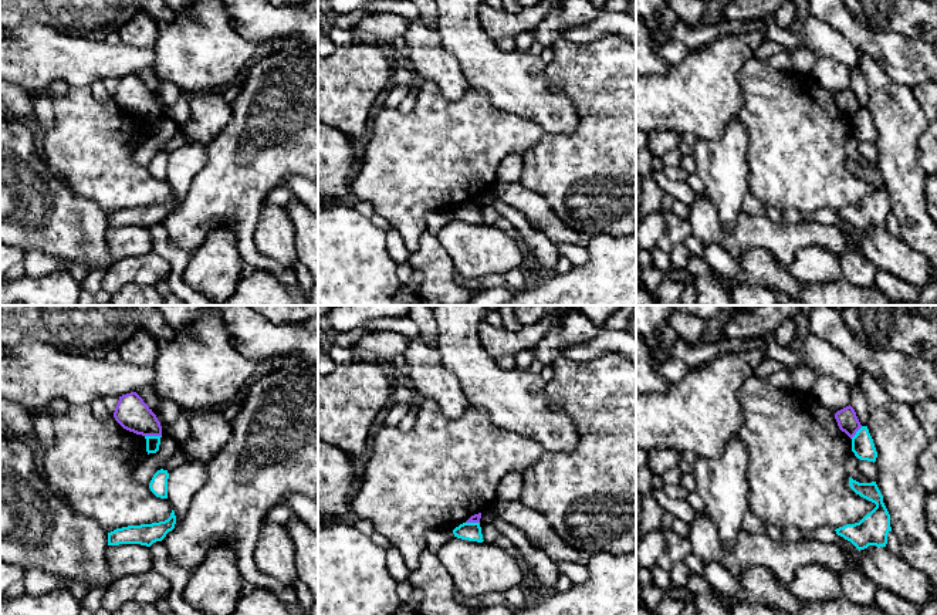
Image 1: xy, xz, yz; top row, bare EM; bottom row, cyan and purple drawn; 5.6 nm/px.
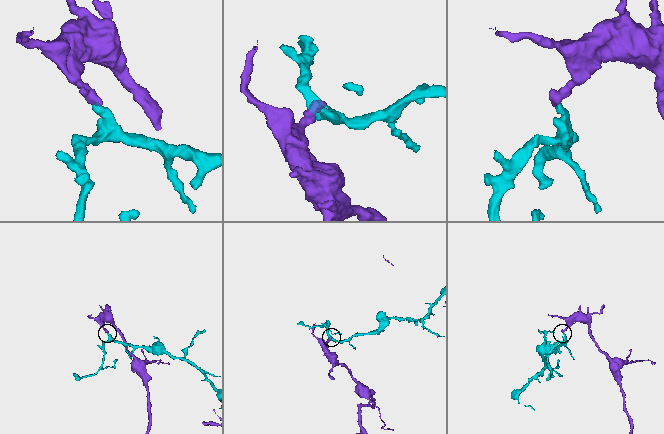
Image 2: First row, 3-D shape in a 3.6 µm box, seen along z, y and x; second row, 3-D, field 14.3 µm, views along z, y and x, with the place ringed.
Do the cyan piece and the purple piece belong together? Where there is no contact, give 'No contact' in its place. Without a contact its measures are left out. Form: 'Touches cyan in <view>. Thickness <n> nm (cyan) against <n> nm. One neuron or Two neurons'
Touches cyan in xy. Thickness 80 nm (cyan) against 190 nm. Two neurons

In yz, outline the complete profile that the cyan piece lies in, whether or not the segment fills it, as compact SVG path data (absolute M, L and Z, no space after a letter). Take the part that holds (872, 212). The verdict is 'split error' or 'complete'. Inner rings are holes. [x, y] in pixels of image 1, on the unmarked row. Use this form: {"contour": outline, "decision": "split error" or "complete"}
{"contour": "M849 159L849 168L856 176L875 185L876 189L859 205L836 210L836 216L850 223L859 233L869 227L886 229L887 216L892 213L890 196L876 163L859 165Z", "decision": "complete"}

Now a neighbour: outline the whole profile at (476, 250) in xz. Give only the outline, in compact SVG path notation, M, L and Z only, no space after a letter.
M453 219L436 236L463 277L474 278L522 267L522 241L495 226Z

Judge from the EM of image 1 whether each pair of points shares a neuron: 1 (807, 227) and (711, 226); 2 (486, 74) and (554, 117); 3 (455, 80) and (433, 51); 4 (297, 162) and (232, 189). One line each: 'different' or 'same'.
1: same
2: same
3: same
4: same

